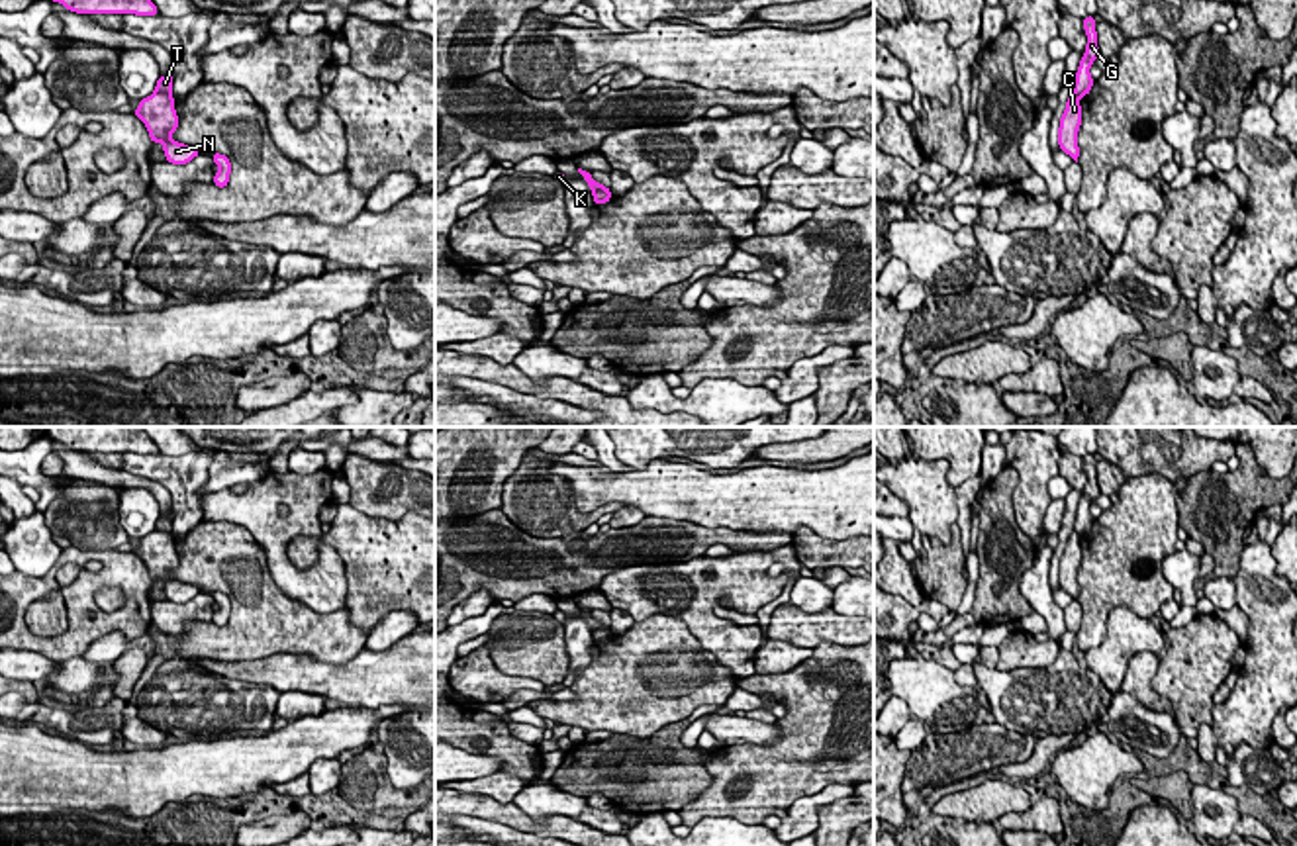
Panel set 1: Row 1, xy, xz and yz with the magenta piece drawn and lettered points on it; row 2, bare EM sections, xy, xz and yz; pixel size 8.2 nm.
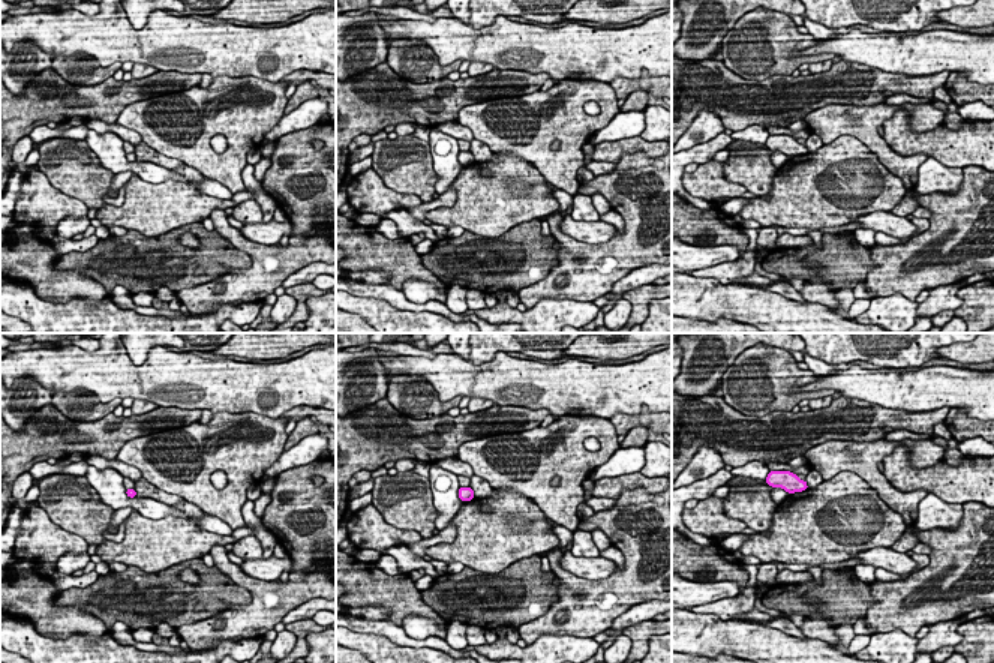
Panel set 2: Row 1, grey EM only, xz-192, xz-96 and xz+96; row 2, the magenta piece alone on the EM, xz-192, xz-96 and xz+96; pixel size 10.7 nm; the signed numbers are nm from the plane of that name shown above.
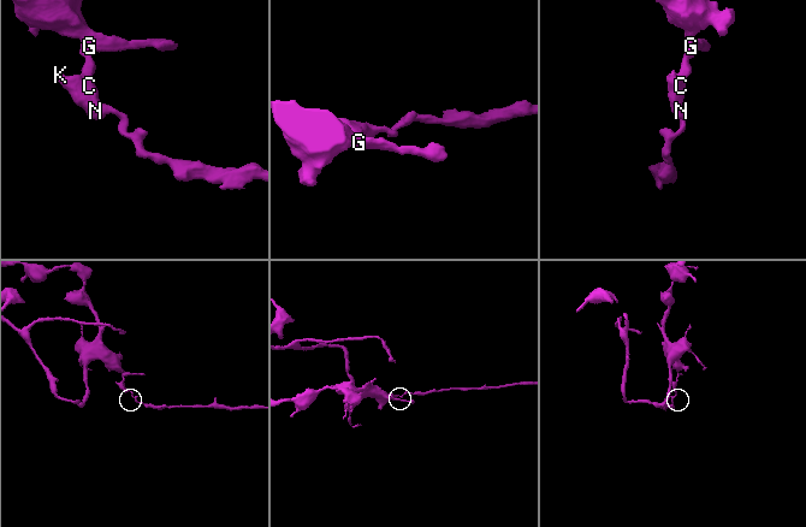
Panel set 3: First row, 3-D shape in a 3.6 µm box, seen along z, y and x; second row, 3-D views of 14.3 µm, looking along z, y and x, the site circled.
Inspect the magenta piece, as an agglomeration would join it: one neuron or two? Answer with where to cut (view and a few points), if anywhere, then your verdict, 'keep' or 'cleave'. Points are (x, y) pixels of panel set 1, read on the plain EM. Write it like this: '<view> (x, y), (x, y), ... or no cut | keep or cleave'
xy (155, 529), (171, 533) | cleave

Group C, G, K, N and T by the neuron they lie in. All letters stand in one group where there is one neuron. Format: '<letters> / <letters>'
C K N / G T

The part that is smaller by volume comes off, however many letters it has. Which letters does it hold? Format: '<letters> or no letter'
C, K, N

